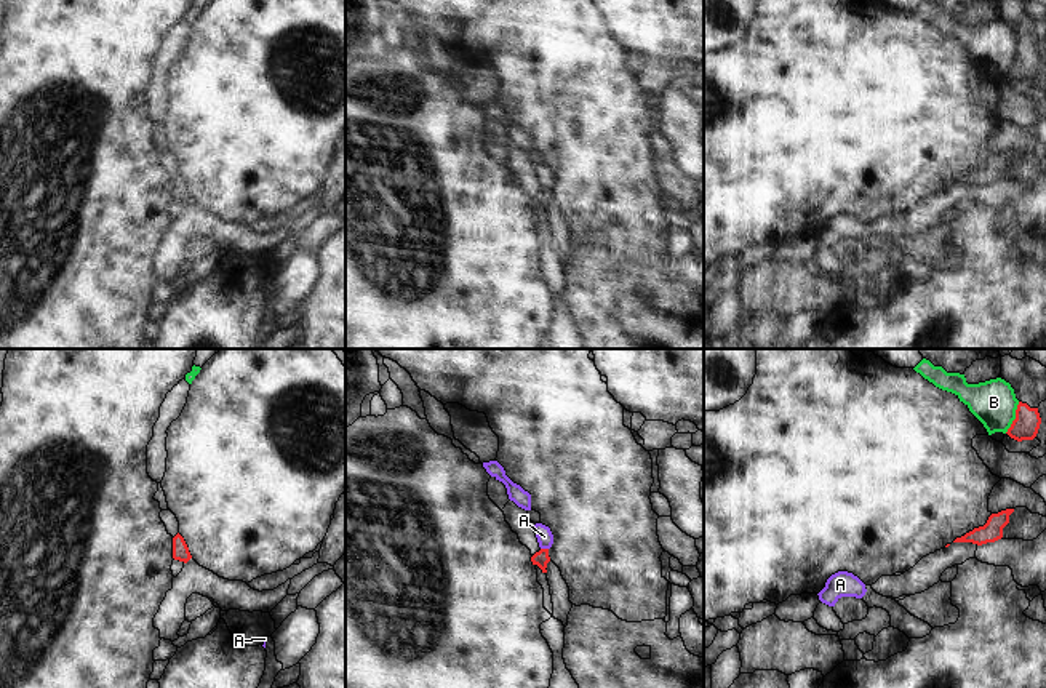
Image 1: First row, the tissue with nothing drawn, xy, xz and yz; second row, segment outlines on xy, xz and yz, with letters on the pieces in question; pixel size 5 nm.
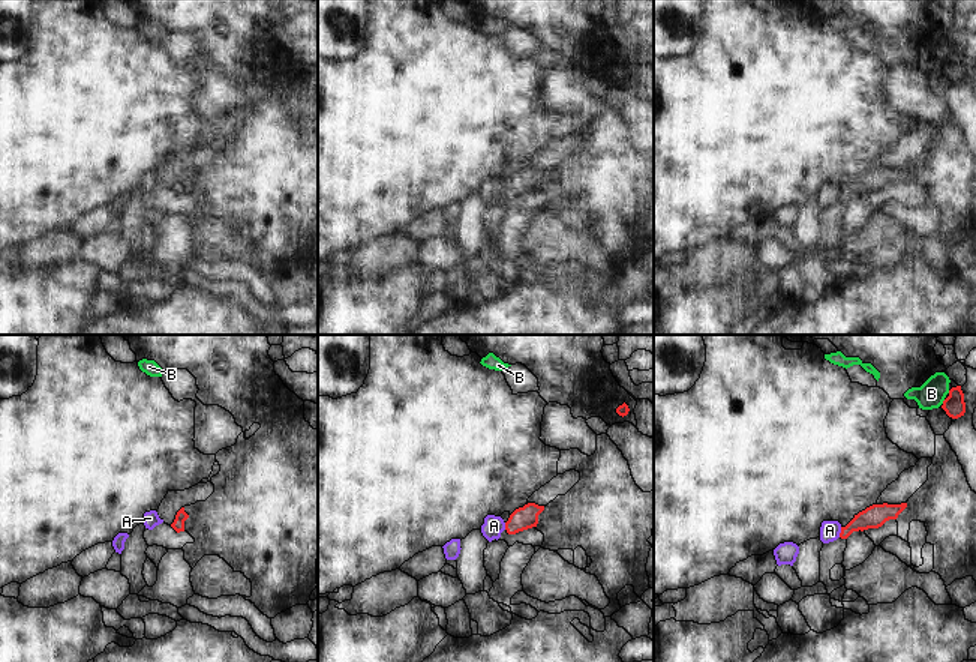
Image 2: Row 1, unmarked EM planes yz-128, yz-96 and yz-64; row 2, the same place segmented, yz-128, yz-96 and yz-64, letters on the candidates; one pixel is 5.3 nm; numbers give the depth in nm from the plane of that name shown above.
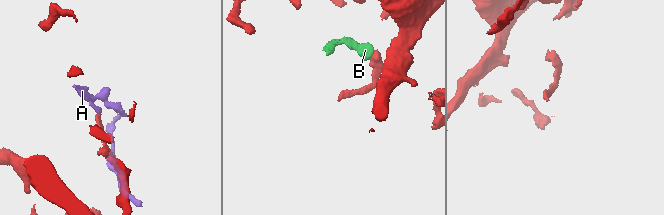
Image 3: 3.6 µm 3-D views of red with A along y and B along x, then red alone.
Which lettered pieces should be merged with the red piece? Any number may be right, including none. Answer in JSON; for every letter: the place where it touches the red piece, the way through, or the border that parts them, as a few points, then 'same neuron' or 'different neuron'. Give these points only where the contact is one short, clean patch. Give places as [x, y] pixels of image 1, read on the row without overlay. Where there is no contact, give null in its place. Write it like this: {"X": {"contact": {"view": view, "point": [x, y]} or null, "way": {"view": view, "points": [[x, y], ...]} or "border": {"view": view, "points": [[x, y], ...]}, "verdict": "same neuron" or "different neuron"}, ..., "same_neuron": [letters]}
{"A": {"contact": {"view": "xz", "point": [544, 191]}, "border": {"view": "xz", "points": [[541, 189], [547, 191]]}, "verdict": "different neuron"}, "B": {"contact": {"view": "yz", "point": [1016, 60]}, "border": {"view": "yz", "points": [[1019, 44], [1014, 61], [1005, 74]]}, "verdict": "different neuron"}, "same_neuron": []}

